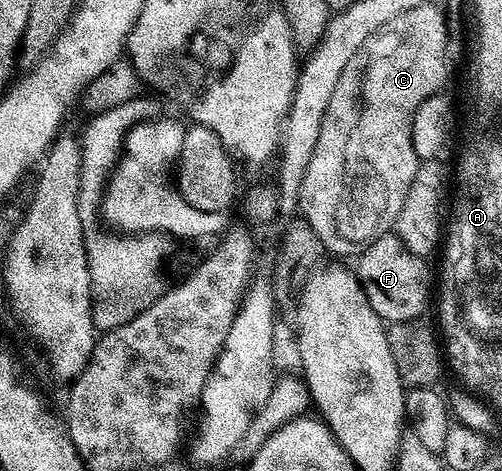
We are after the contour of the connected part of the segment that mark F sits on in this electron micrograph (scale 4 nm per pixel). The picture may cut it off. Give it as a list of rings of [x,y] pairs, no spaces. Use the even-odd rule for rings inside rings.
[[[388,232],[362,247],[357,273],[365,296],[384,323],[404,322],[426,315],[427,301],[433,298],[433,276],[420,255],[413,253],[399,235]]]

